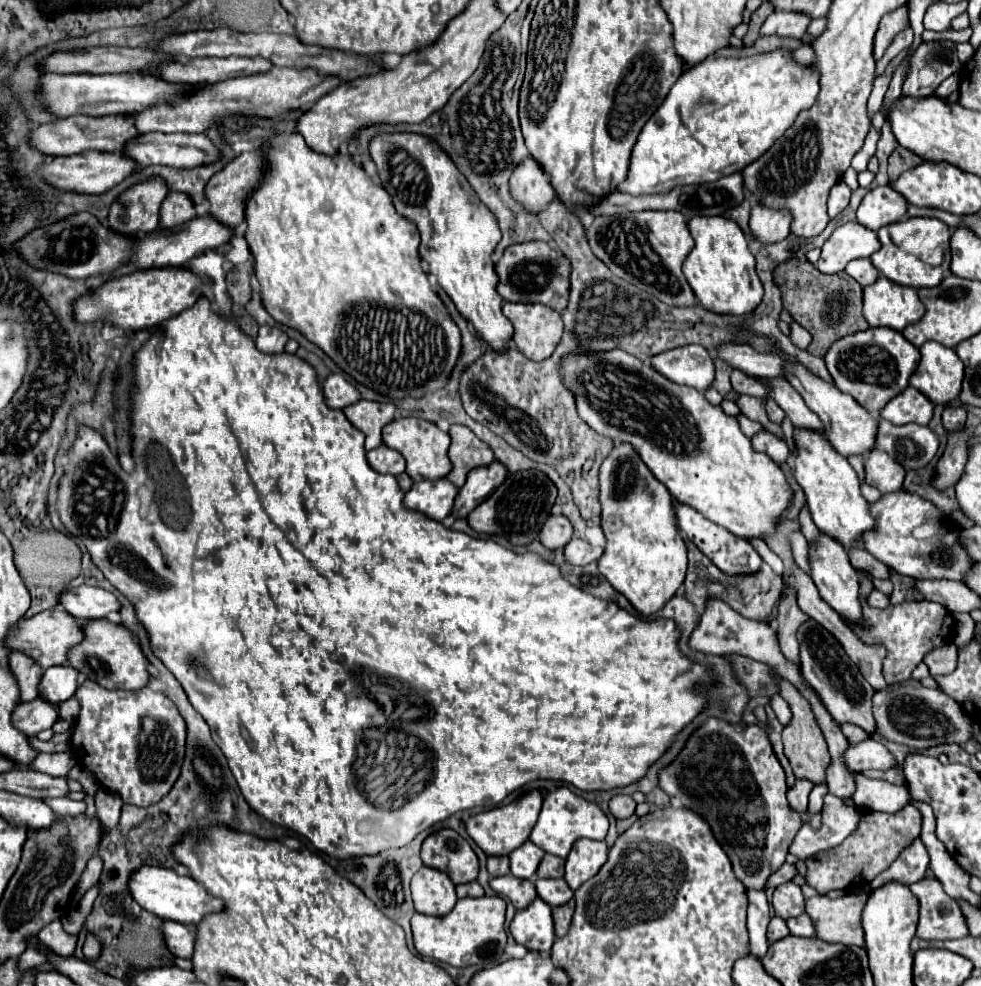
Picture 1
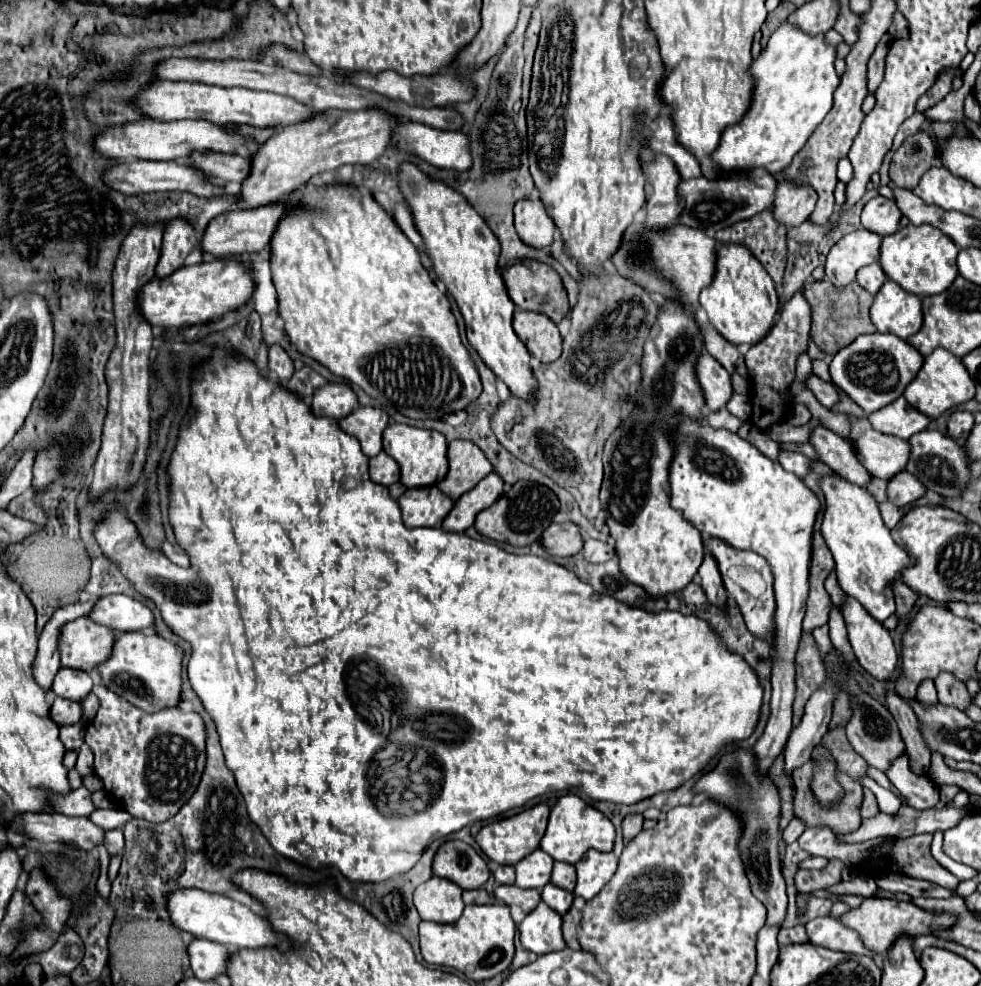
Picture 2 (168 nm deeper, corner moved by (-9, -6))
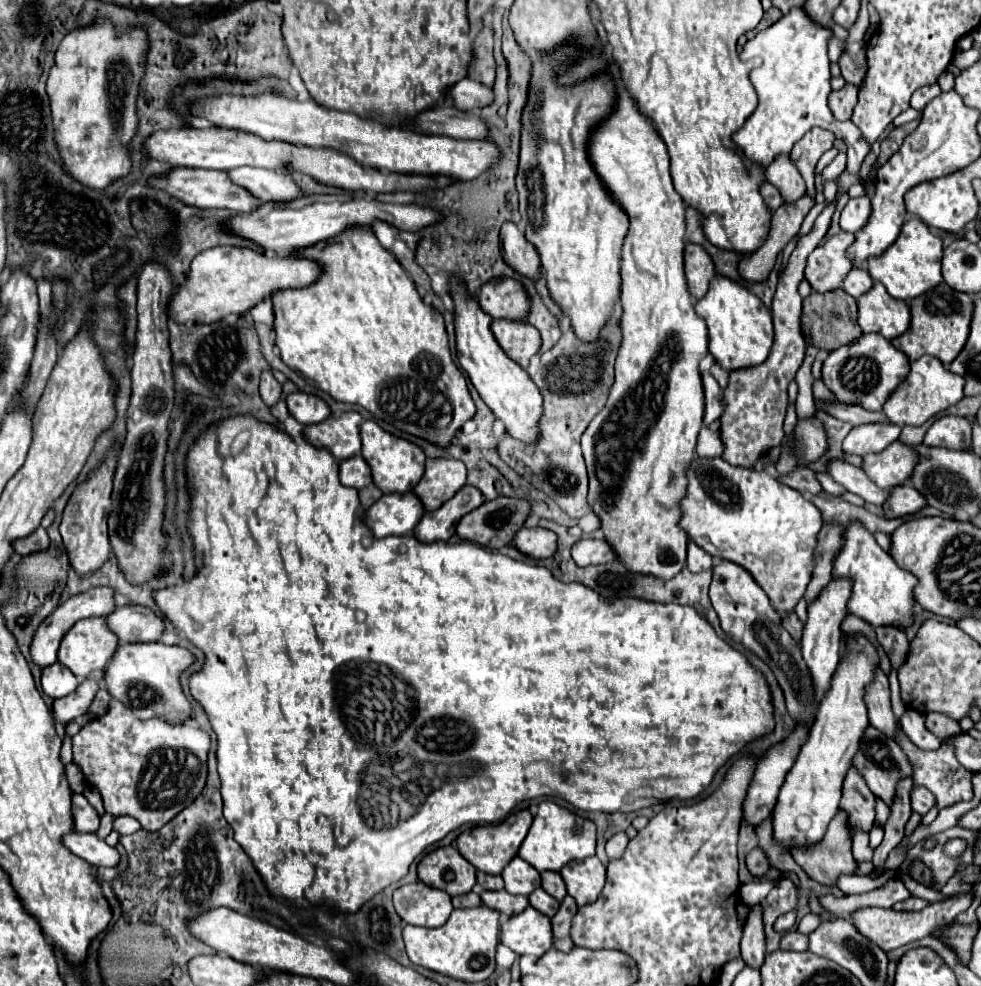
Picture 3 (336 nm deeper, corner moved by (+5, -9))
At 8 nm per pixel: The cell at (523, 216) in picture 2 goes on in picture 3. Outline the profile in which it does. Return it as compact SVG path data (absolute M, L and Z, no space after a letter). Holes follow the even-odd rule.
M505 224L501 228L501 242L503 242L503 260L521 276L537 282L543 272L539 266L537 250L525 240L525 234L519 230L517 224Z

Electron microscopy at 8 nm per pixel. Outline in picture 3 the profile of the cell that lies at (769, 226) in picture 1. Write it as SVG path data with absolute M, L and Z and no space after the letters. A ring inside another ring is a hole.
M779 154L773 164L765 170L767 180L779 188L779 192L785 196L785 202L793 202L805 194L805 180L801 178L799 170L791 162L789 154Z

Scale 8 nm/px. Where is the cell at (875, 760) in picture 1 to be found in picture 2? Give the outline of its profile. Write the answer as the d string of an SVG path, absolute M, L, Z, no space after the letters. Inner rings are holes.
M905 753L897 759L893 759L885 773L887 773L889 781L899 789L899 793L903 797L907 797L907 805L911 805L913 809L931 809L931 807L939 805L937 785L931 785L931 781L927 781L927 777L913 773Z

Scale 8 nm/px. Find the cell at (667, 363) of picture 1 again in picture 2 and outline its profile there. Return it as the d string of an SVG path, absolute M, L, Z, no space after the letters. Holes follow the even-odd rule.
M701 353L695 361L695 377L699 381L699 387L703 389L705 407L709 411L719 411L721 407L725 407L733 389L731 377L723 369L723 365L719 365L719 361L715 361L715 357L711 357L709 353Z

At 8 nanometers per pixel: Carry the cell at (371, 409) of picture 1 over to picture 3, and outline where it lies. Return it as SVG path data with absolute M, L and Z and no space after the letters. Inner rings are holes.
M343 412L341 416L331 416L319 424L309 424L303 428L307 442L315 448L329 450L337 460L355 456L361 452L359 426L363 418L359 412Z

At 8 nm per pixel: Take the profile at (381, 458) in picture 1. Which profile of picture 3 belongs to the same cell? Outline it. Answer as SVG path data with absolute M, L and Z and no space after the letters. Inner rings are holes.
M355 454L339 462L339 480L343 486L357 488L357 490L371 484L371 470L361 454Z

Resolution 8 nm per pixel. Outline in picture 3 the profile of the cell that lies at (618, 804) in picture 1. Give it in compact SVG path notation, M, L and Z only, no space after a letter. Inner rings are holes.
M625 832L615 834L615 836L607 842L607 856L609 856L609 858L621 858L623 852L625 852L625 848L627 848L627 842L629 842L629 838L627 838Z

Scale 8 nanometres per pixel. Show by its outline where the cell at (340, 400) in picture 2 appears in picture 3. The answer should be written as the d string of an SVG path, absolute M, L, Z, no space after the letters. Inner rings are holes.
M291 392L285 402L287 402L287 408L289 408L289 414L295 420L299 420L303 426L305 424L317 424L317 422L327 420L331 416L329 406L313 394Z

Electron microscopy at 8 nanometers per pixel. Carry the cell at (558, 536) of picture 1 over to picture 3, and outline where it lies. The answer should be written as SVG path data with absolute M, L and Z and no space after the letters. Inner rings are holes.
M539 526L537 528L521 528L517 532L517 536L513 536L511 546L535 560L541 560L541 558L549 558L555 554L557 536L551 530L545 530Z

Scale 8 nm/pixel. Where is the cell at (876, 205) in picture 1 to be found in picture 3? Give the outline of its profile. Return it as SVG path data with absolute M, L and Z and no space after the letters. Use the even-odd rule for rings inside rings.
M867 196L849 198L847 206L841 212L839 226L845 232L857 232L857 228L861 228L861 224L865 224L867 218L869 218L869 198Z

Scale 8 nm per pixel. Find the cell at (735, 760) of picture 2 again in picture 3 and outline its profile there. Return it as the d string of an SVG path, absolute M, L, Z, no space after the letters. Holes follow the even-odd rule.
M749 906L749 918L743 928L743 938L741 938L741 958L745 966L749 968L761 968L763 958L765 958L765 934L761 928L761 908L759 906Z

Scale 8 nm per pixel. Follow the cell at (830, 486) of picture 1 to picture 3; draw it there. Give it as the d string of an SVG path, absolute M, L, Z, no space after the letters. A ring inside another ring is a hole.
M853 522L851 526L845 528L845 542L835 558L835 568L833 568L833 578L841 576L853 580L849 612L863 618L873 628L895 626L907 630L915 622L913 590L917 586L917 578L911 572L899 568L895 560L887 552L883 552L883 548L859 522Z

